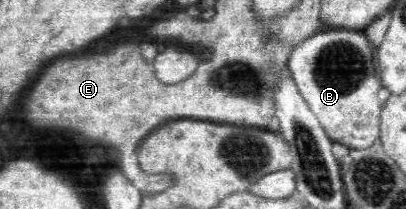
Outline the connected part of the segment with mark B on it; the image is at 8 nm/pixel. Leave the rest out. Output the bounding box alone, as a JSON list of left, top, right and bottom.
[287,29,382,150]

